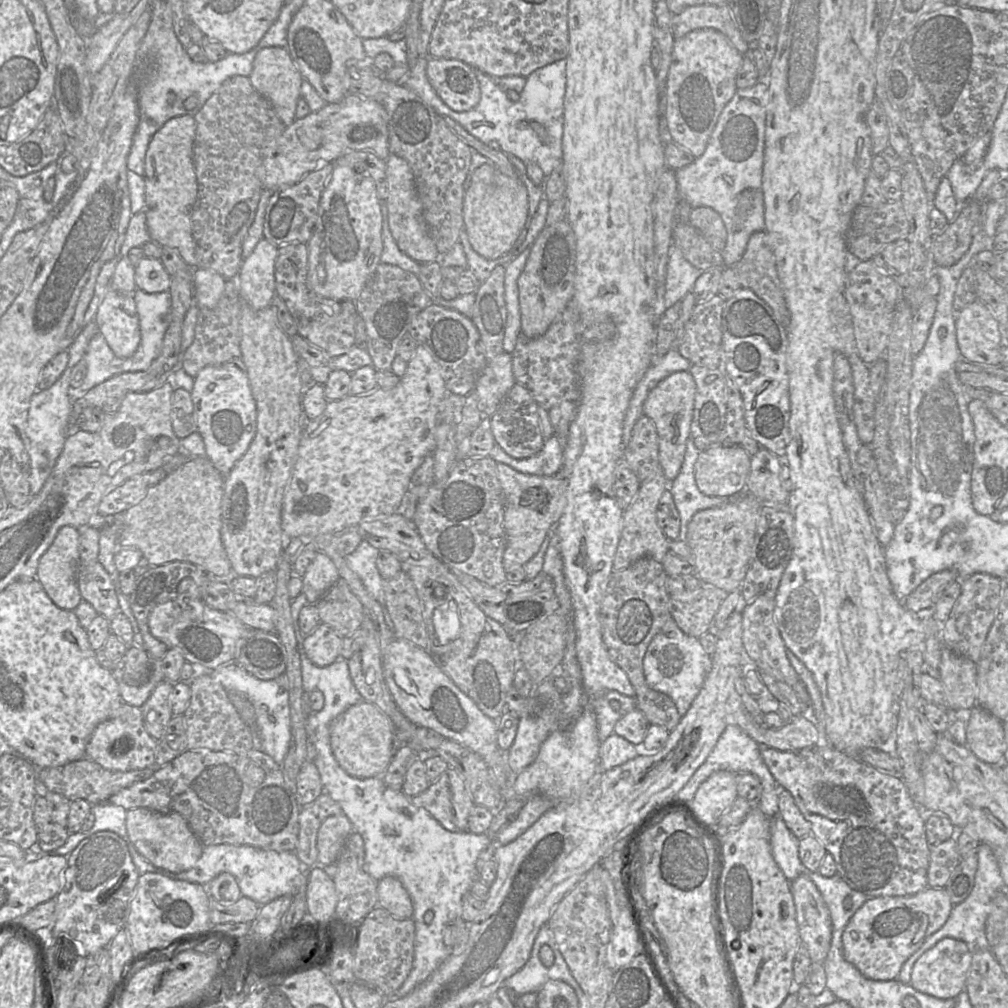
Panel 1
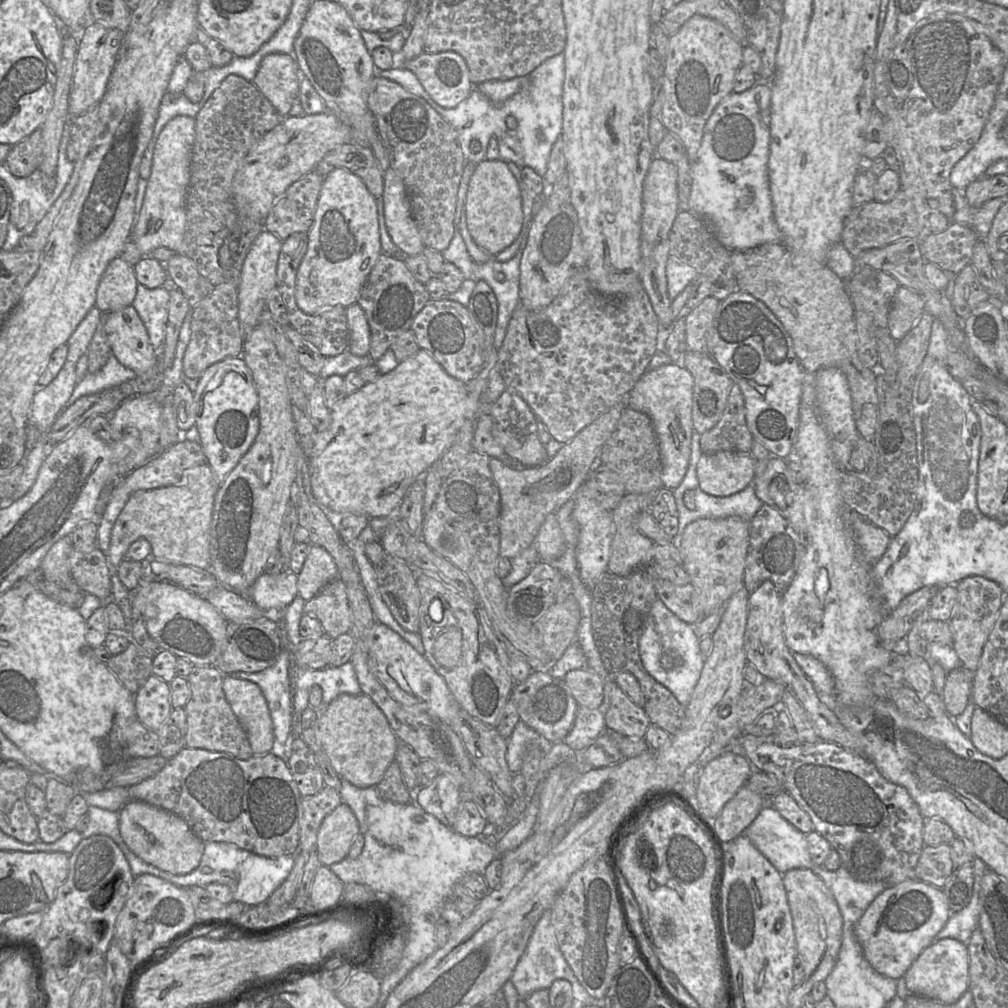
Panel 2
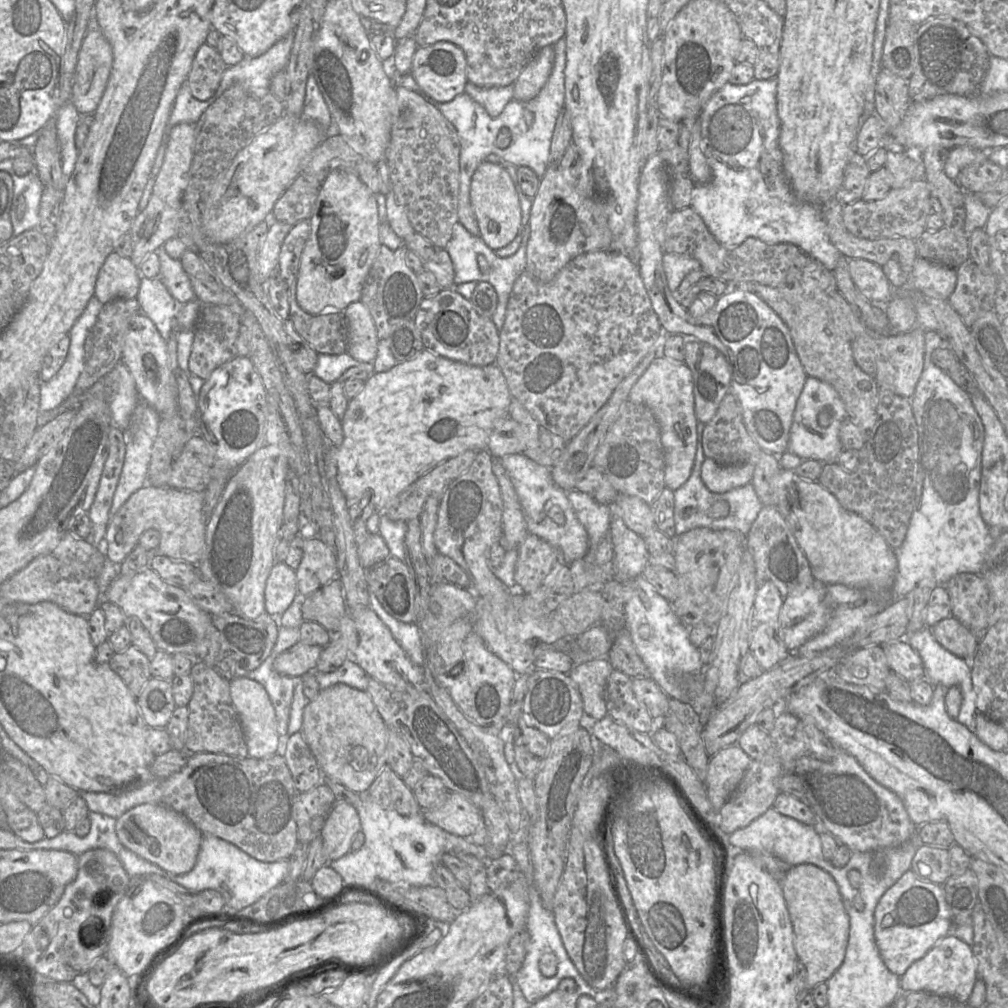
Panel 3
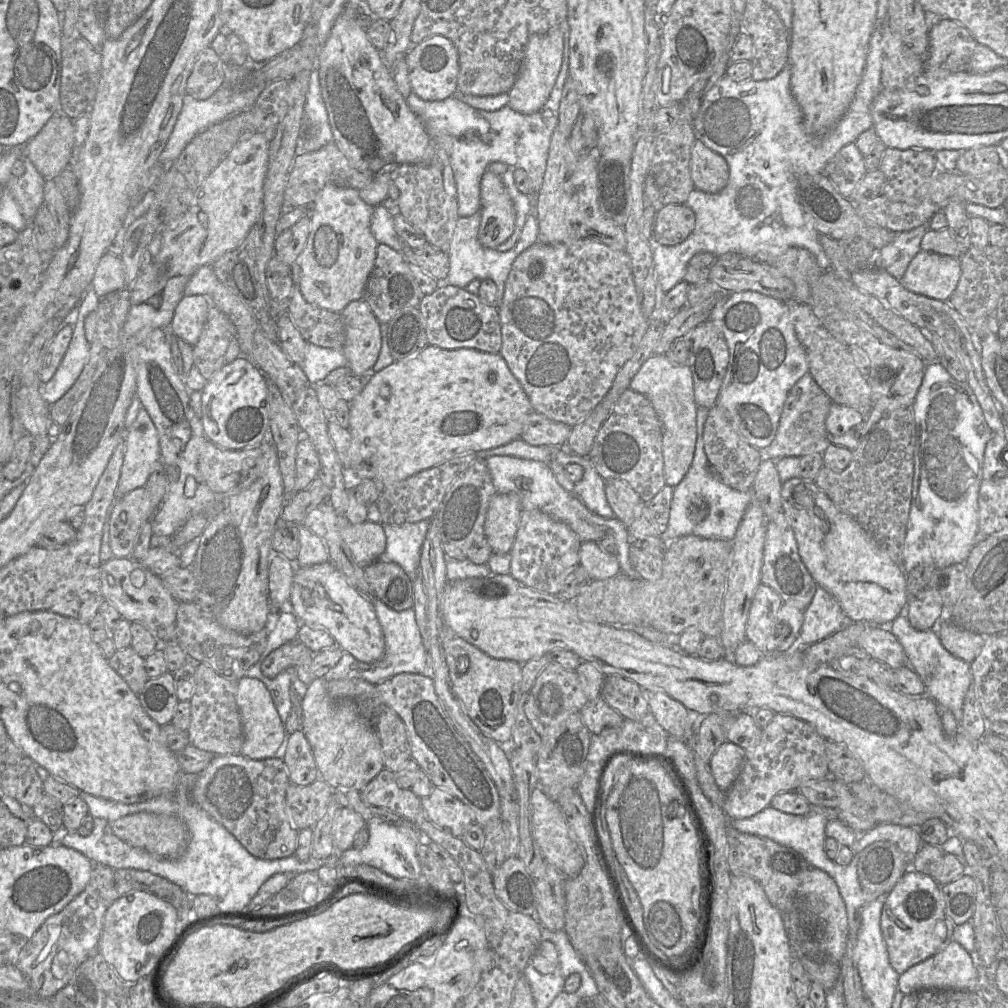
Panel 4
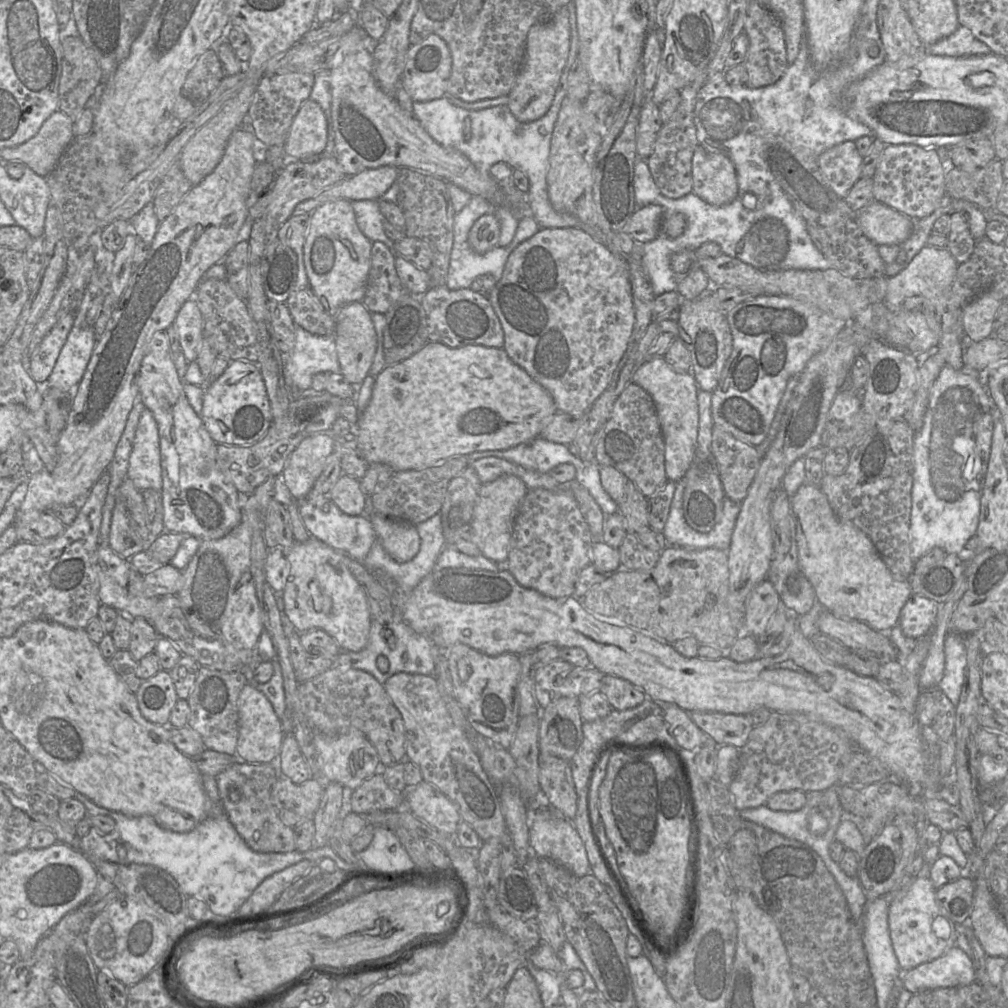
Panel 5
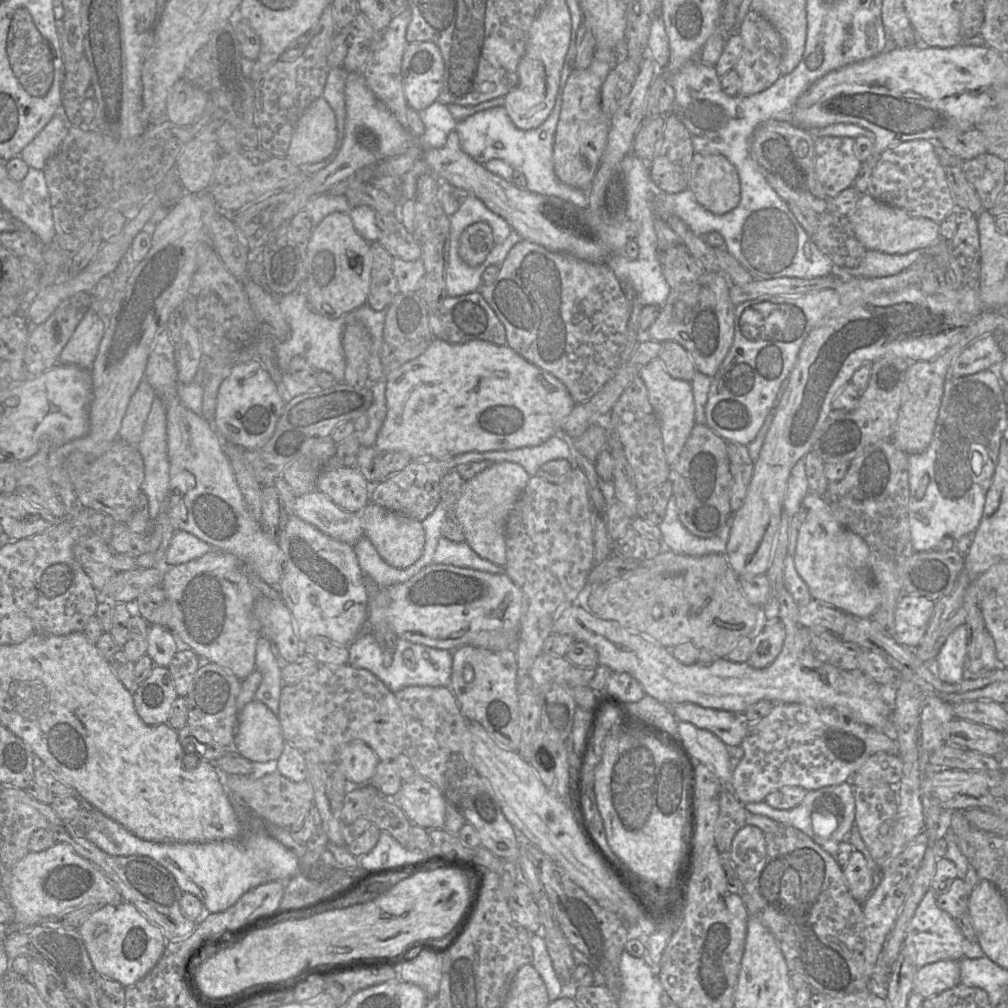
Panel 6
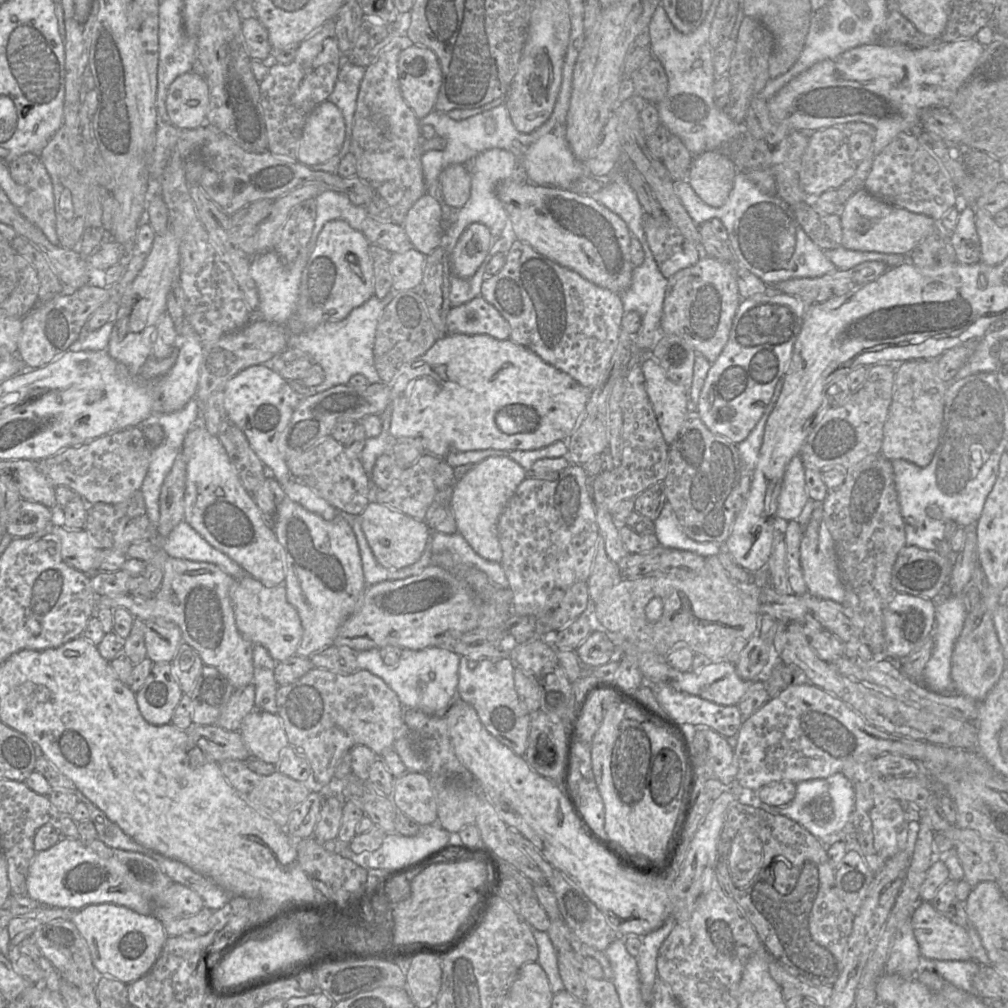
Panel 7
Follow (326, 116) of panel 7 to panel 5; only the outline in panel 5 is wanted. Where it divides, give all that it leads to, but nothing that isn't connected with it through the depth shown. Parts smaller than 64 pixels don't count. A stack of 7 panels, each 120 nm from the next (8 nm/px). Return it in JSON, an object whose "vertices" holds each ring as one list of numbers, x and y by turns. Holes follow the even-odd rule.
{"vertices":[[307,100,294,117,284,152,288,160,303,160,307,156,322,153,328,139,327,119,320,105]]}

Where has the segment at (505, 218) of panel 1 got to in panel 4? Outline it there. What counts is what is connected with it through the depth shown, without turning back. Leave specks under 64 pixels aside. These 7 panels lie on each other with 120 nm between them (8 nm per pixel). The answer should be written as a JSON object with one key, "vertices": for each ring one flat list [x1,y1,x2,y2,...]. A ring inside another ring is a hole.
{"vertices":[[490,171,480,181,480,203,477,238,483,247,495,249,513,233,515,210,500,177]]}

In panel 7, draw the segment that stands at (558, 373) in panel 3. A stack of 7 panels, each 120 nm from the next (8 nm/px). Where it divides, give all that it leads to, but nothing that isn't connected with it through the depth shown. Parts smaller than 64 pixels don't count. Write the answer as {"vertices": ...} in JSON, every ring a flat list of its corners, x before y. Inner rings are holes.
{"vertices":[[515,239,509,251,506,253,506,260,502,269,497,274,491,277,484,278,481,285,480,295,488,303,493,305,499,311,499,313,504,317,504,319,509,323,510,326,509,339,511,341,531,350,546,363,569,374,582,386,589,388,591,390,593,390,597,386,605,370,607,369,618,344,618,338,622,328,621,327,622,318,625,314,620,294,614,293,606,288,595,285,594,283,582,277,577,272,557,264,556,262,538,253,530,245,518,239]]}

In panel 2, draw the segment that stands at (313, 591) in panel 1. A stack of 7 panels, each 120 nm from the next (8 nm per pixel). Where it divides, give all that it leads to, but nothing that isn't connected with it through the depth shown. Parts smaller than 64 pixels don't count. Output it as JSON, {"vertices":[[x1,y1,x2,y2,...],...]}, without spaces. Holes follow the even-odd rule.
{"vertices":[[311,545,298,574,298,595,305,601,311,600,337,577,338,568,331,555,324,548]]}

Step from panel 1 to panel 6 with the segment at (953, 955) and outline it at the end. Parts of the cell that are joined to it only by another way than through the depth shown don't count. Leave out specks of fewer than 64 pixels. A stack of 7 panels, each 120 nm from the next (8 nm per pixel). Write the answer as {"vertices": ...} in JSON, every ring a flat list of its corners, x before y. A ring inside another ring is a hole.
{"vertices":[[940,960,917,969,913,979,913,993,927,999,958,984,960,984,959,961]]}

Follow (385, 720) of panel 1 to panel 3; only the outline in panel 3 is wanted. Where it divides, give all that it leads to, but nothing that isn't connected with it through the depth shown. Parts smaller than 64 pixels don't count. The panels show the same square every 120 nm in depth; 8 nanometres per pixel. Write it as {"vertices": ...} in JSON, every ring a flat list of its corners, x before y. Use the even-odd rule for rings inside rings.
{"vertices":[[337,683,320,690,316,698,308,701,304,708,301,732,324,778,332,779,358,794,366,794,386,765,388,727,366,691,344,683]]}

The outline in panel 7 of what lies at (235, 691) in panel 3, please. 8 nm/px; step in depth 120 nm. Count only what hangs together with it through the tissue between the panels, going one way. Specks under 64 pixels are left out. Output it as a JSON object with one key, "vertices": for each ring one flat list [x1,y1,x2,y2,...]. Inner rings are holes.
{"vertices":[[254,709,243,719,238,731,253,756,274,765,277,765,283,749,288,745,286,733,277,713]]}

